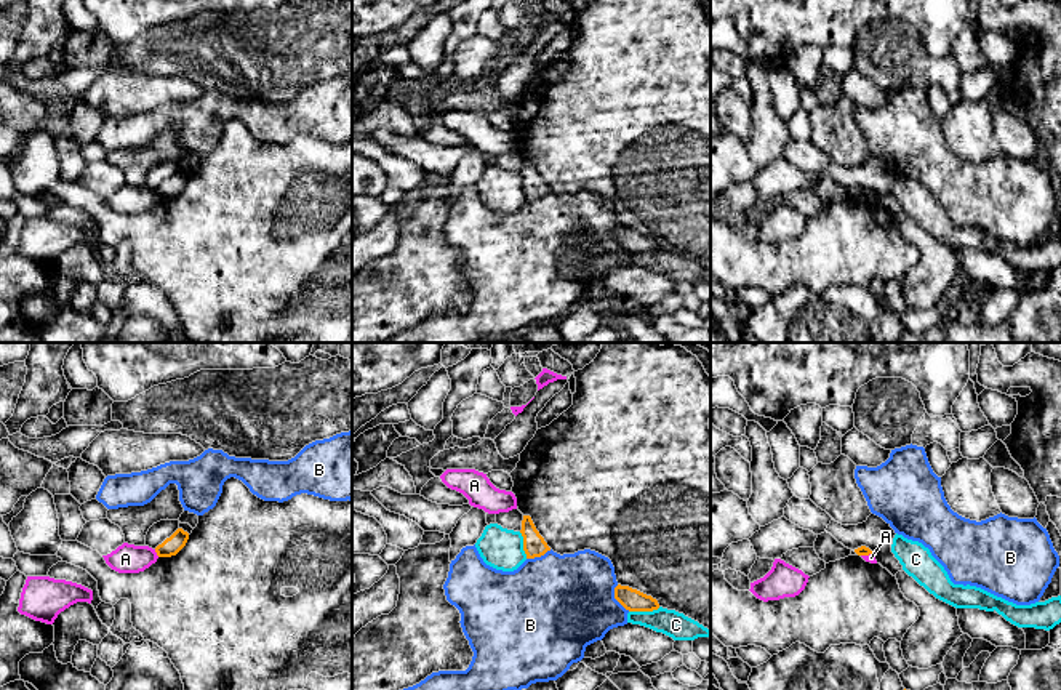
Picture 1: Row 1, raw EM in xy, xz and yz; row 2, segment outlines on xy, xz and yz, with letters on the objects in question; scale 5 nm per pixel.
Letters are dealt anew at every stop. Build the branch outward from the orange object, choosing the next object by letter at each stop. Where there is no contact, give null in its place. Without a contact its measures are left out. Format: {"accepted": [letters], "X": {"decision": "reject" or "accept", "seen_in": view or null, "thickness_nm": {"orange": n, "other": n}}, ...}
{"accepted": [], "A": {"decision": "reject", "seen_in": "xy", "thickness_nm": {"orange": 90, "other": 140}}, "B": {"decision": "reject", "seen_in": "xz", "thickness_nm": {"orange": 110, "other": 480}}, "C": {"decision": "reject", "seen_in": "xz", "thickness_nm": {"orange": 110, "other": 130}}}

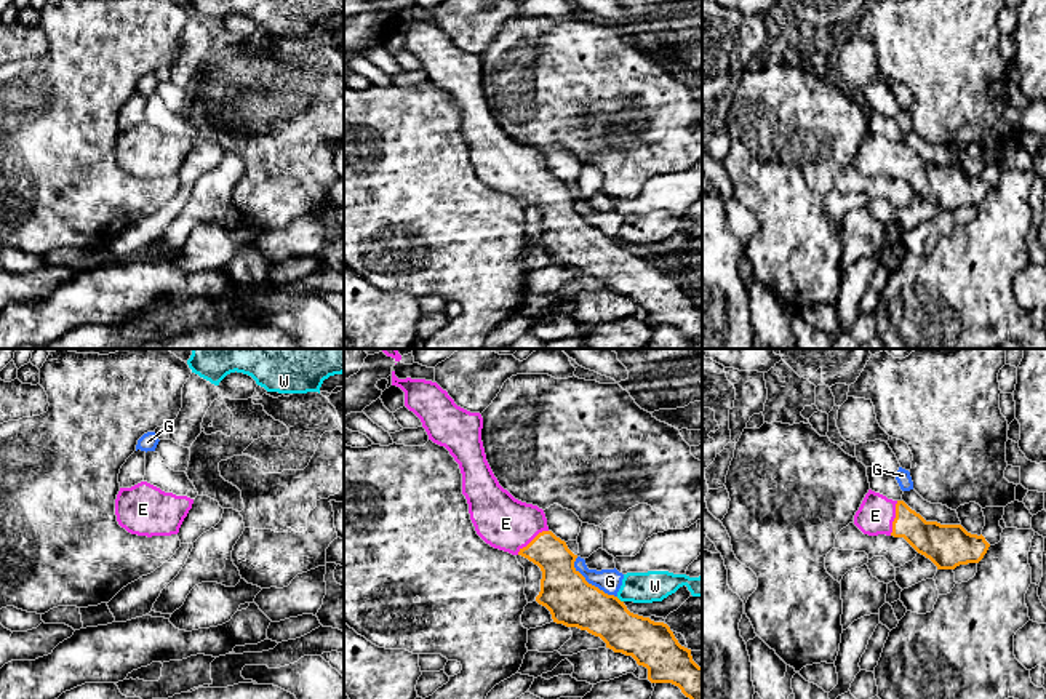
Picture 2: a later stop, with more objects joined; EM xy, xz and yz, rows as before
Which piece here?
{"accepted": ["E"], "E": {"decision": "accept", "seen_in": "yz", "thickness_nm": {"orange": 190, "other": 190}}, "G": {"decision": "reject", "seen_in": "xz", "thickness_nm": {"orange": 240, "other": 120}}, "W": {"decision": "reject", "seen_in": "xz", "thickness_nm": {"orange": 240, "other": 160}}}

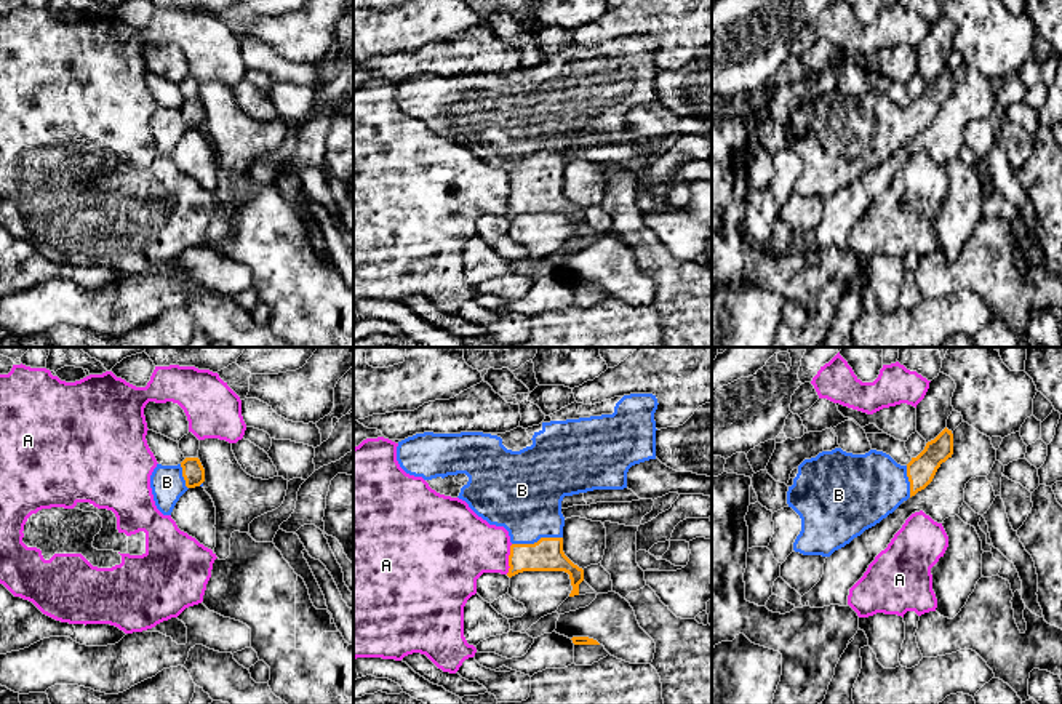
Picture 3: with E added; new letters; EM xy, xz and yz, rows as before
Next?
{"accepted": ["B"], "A": {"decision": "reject", "seen_in": "xz", "thickness_nm": {"orange": 160, "other": 360}}, "B": {"decision": "accept", "seen_in": "xz", "thickness_nm": {"orange": 160, "other": 380}}}

